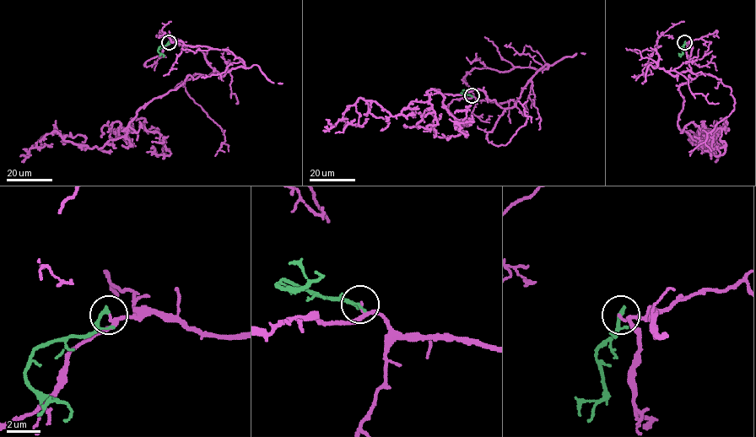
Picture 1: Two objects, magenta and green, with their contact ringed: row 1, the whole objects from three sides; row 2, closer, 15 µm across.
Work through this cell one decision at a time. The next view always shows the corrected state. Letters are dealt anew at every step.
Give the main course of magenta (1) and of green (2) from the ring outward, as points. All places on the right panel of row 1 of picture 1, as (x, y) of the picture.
1: (685, 42), (697, 76), (677, 89), (677, 126), (719, 156)
2: (685, 42), (680, 56)

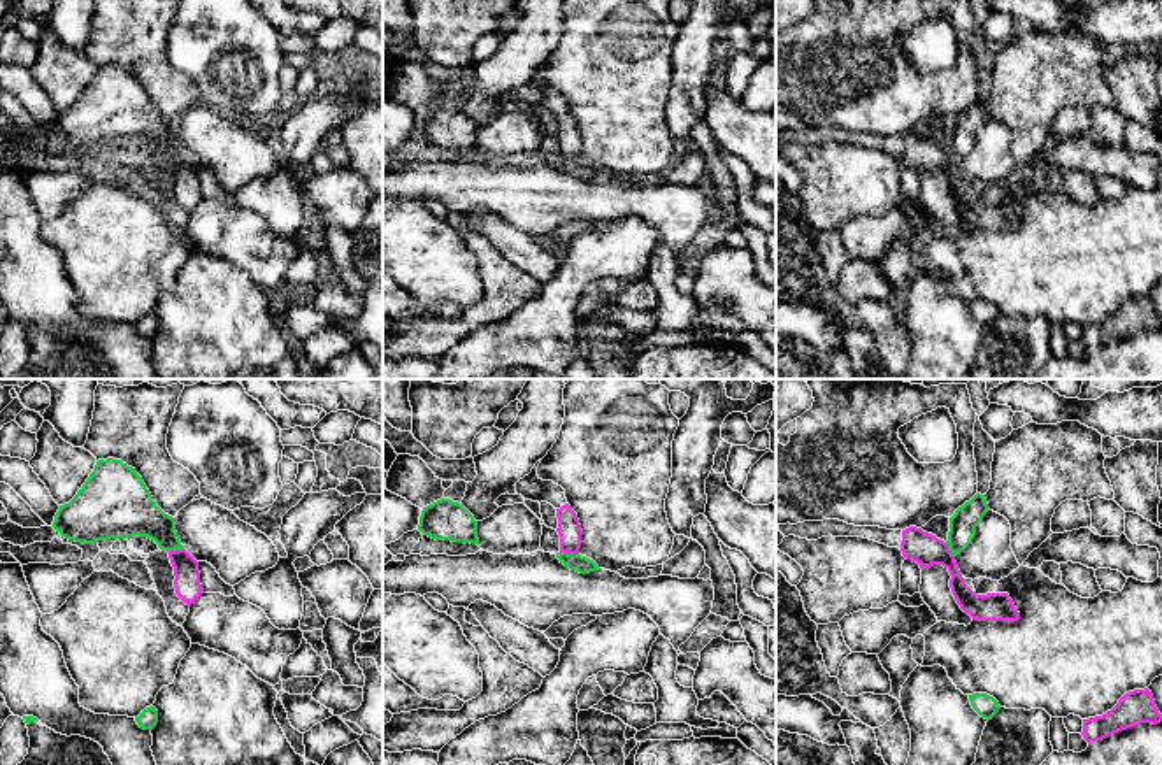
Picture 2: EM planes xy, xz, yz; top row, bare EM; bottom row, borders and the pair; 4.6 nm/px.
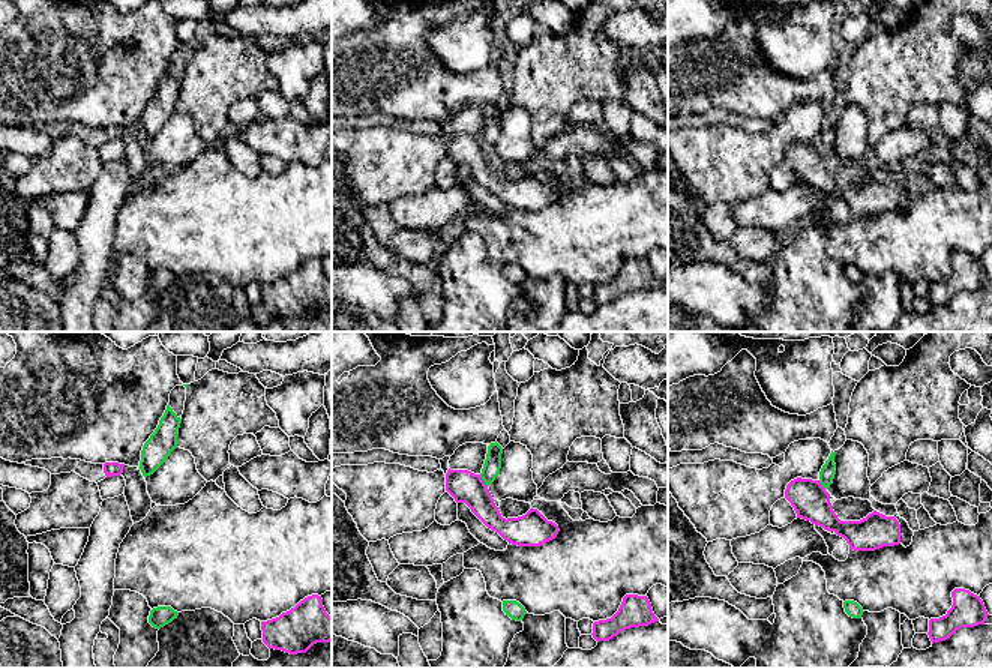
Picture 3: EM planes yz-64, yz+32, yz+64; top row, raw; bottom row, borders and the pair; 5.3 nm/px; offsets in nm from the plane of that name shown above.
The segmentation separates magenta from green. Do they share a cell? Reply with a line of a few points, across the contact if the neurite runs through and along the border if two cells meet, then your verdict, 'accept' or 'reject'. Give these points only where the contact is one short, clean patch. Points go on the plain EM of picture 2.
line xz (560, 158), (578, 162); reject

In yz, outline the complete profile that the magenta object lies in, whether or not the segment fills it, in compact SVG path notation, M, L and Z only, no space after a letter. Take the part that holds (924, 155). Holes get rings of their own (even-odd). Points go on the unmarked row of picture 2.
M909 133L902 137L900 158L906 167L916 168L922 177L943 172L951 182L950 195L957 211L972 226L1009 230L1020 226L1020 219L1008 200L978 202L965 191L948 149L922 135Z

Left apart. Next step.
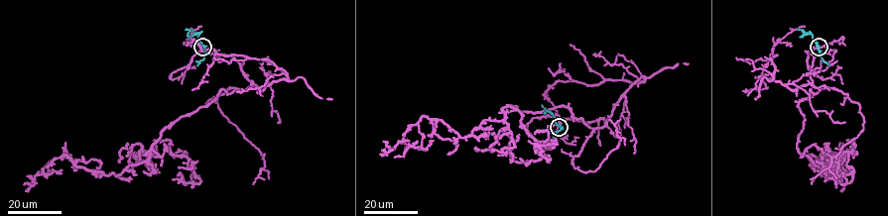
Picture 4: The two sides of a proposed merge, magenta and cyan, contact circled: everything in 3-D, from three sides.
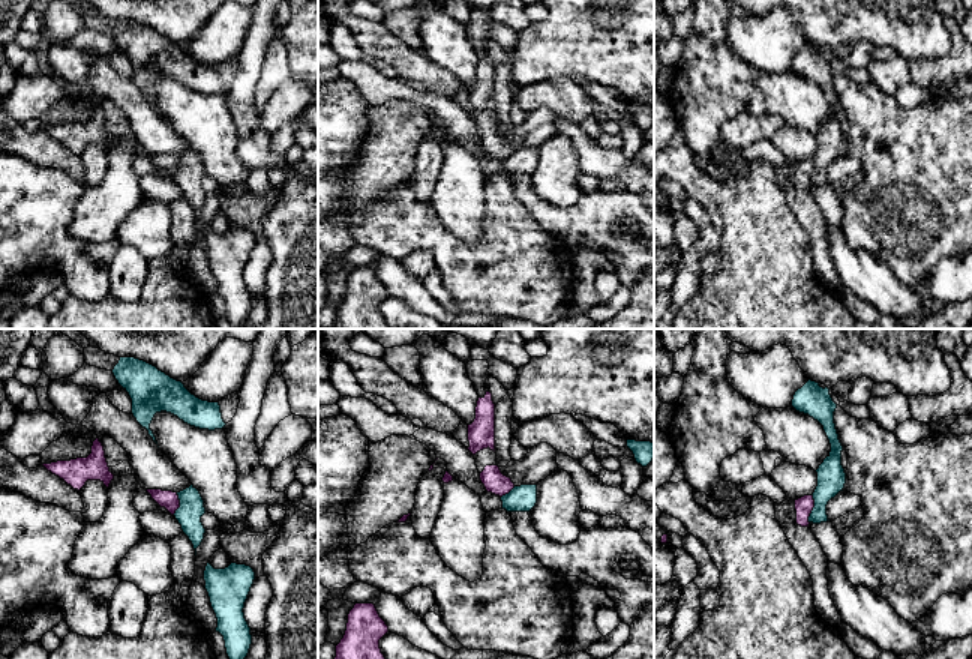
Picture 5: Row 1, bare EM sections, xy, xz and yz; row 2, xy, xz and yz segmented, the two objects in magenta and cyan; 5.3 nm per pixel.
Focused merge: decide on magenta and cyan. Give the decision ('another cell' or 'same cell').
another cell

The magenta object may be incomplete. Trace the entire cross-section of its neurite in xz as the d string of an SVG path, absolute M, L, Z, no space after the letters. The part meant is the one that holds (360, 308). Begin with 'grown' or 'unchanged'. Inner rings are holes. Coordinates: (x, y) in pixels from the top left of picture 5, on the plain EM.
unchanged; M356 267L348 278L346 294L336 309L336 329L387 329L380 303L388 290L374 267Z

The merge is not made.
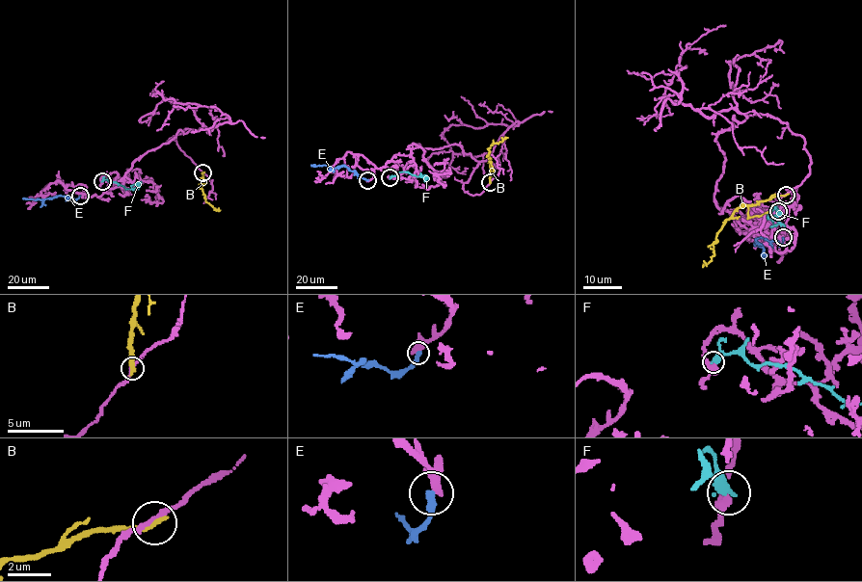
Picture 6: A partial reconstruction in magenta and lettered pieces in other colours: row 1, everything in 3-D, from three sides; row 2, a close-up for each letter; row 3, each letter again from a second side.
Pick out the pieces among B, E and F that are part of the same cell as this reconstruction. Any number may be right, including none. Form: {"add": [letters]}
{"add": []}

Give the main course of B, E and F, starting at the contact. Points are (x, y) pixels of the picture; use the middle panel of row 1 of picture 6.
B: (490, 182), (489, 149), (493, 143), (507, 138)
E: (367, 180), (342, 165), (332, 169), (326, 165), (311, 165)
F: (390, 178), (405, 171), (418, 175)

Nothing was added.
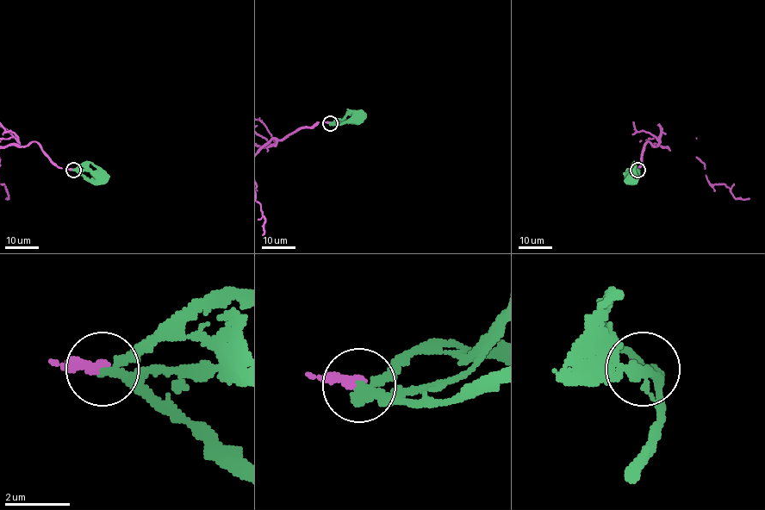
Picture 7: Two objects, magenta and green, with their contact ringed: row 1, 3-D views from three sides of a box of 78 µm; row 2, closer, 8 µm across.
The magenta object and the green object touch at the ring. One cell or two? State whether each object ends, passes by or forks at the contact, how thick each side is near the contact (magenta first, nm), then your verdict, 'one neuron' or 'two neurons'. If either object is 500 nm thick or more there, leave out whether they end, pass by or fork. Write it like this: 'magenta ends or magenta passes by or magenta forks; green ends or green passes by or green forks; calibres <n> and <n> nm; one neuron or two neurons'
magenta ends; green passes by; calibres 280 and 260 nm; one neuron

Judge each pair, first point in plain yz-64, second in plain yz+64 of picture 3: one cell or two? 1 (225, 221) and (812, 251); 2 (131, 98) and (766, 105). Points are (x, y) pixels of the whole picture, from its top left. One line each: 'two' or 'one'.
1: two
2: one

